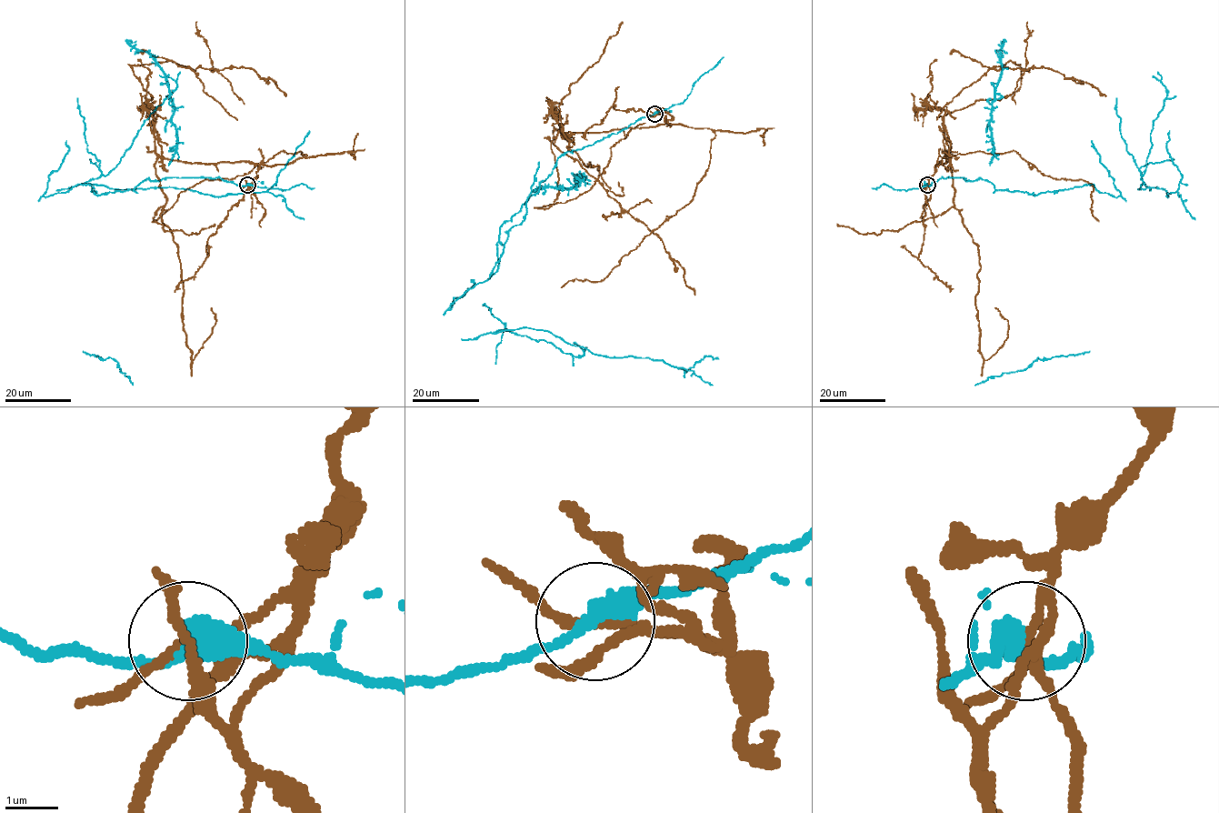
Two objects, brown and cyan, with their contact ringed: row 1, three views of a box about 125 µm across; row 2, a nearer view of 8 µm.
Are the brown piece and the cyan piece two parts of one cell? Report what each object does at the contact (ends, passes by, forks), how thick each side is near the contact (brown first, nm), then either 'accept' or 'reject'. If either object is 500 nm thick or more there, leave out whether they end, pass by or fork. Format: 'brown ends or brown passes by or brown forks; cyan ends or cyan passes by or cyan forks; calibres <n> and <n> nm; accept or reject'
brown passes by; cyan passes by; calibres 170 and 400 nm; reject

